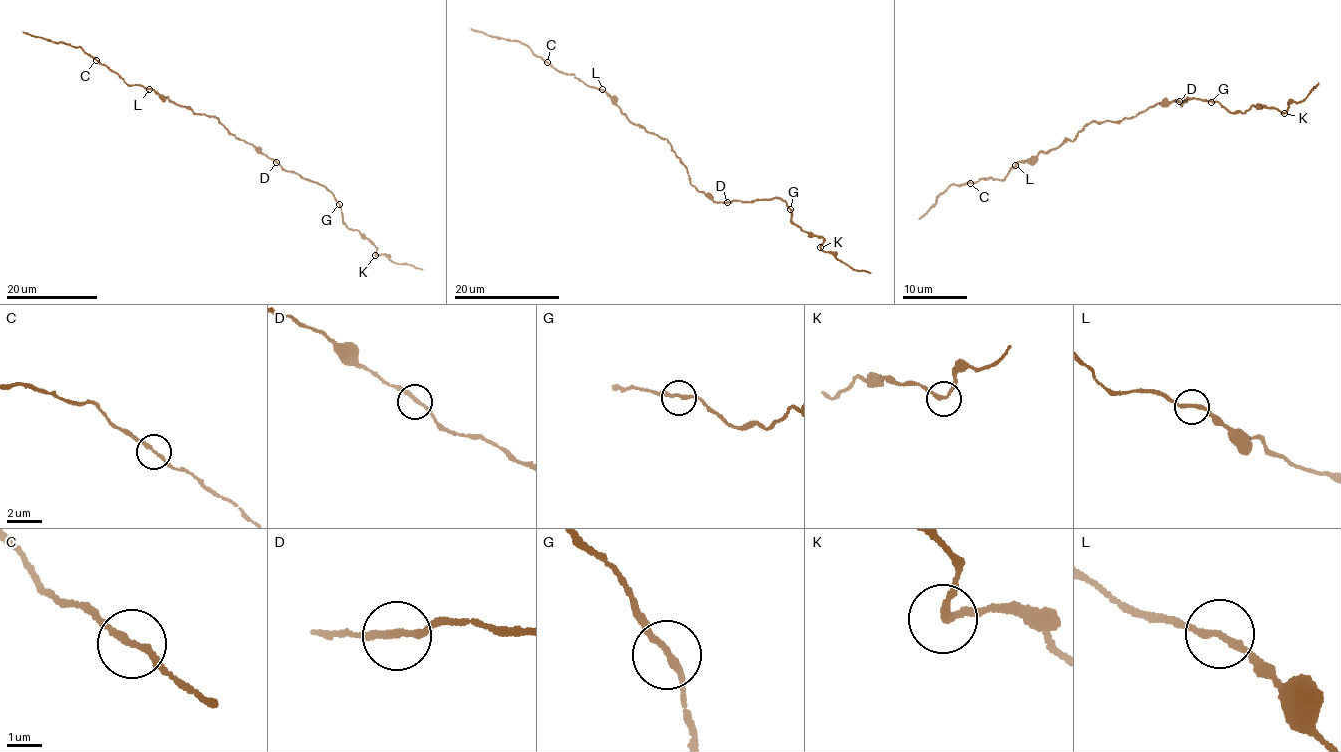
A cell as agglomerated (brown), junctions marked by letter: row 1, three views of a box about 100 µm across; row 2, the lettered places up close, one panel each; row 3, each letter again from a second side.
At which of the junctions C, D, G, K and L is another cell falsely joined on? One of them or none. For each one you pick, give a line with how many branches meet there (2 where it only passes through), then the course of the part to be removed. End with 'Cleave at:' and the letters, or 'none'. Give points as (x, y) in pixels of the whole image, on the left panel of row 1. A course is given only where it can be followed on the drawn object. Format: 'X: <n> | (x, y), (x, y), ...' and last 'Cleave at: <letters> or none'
Cleave at: none

